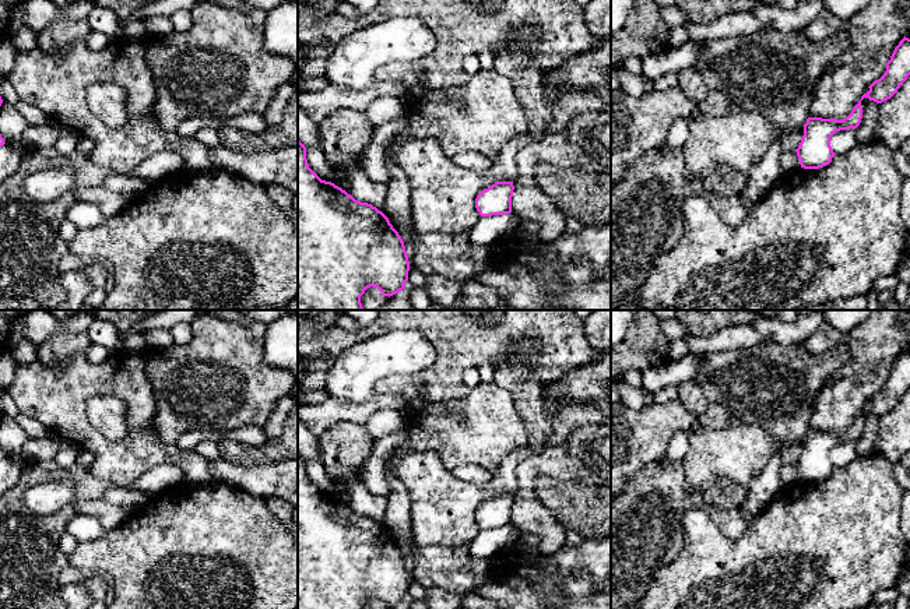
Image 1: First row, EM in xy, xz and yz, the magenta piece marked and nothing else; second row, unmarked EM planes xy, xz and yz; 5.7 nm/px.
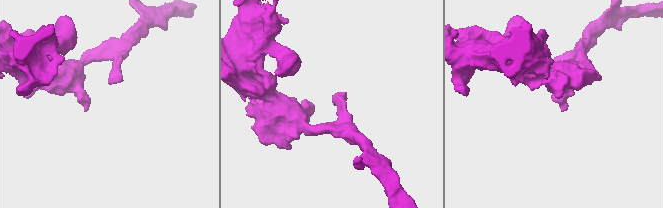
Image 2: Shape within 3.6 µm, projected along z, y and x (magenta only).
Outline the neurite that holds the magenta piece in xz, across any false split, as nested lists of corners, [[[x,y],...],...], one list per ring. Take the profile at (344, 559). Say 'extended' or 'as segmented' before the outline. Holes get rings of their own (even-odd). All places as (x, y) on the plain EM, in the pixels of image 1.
as segmented; [[[298,453],[298,609],[362,609],[370,599],[393,609],[404,602],[408,584],[404,555],[389,531],[322,493],[309,480],[306,460]]]

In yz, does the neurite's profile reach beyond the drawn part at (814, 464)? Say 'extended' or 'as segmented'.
as segmented

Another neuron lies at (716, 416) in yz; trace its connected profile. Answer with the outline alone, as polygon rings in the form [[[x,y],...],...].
[[[707,404],[706,411],[696,418],[696,425],[709,429],[721,429],[731,419],[730,411],[720,404]]]

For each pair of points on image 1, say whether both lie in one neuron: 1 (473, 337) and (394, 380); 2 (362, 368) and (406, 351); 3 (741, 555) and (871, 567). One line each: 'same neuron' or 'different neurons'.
1: same neuron
2: same neuron
3: same neuron

